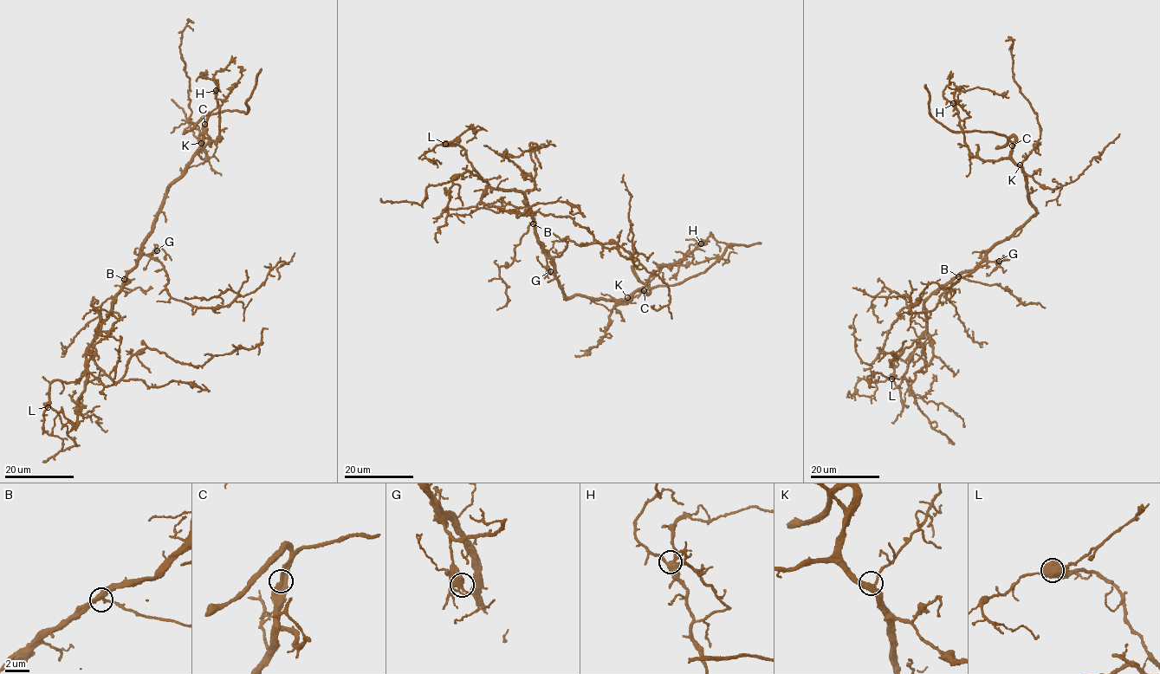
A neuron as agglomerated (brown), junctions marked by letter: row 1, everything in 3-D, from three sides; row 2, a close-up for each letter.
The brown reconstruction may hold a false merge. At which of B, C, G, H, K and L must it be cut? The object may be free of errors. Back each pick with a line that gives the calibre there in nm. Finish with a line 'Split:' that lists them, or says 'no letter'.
Split: no letter

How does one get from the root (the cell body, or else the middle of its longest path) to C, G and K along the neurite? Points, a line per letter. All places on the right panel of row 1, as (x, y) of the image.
C: (966, 272), (972, 271), (994, 246), (1010, 236), (1035, 212), (1028, 197), (1027, 178), (1012, 158), (1013, 145)
G: (966, 272), (975, 270), (985, 261), (999, 261)
K: (966, 272), (972, 271), (994, 246), (1010, 236), (1035, 212), (1035, 207), (1028, 197), (1027, 178), (1020, 165)

